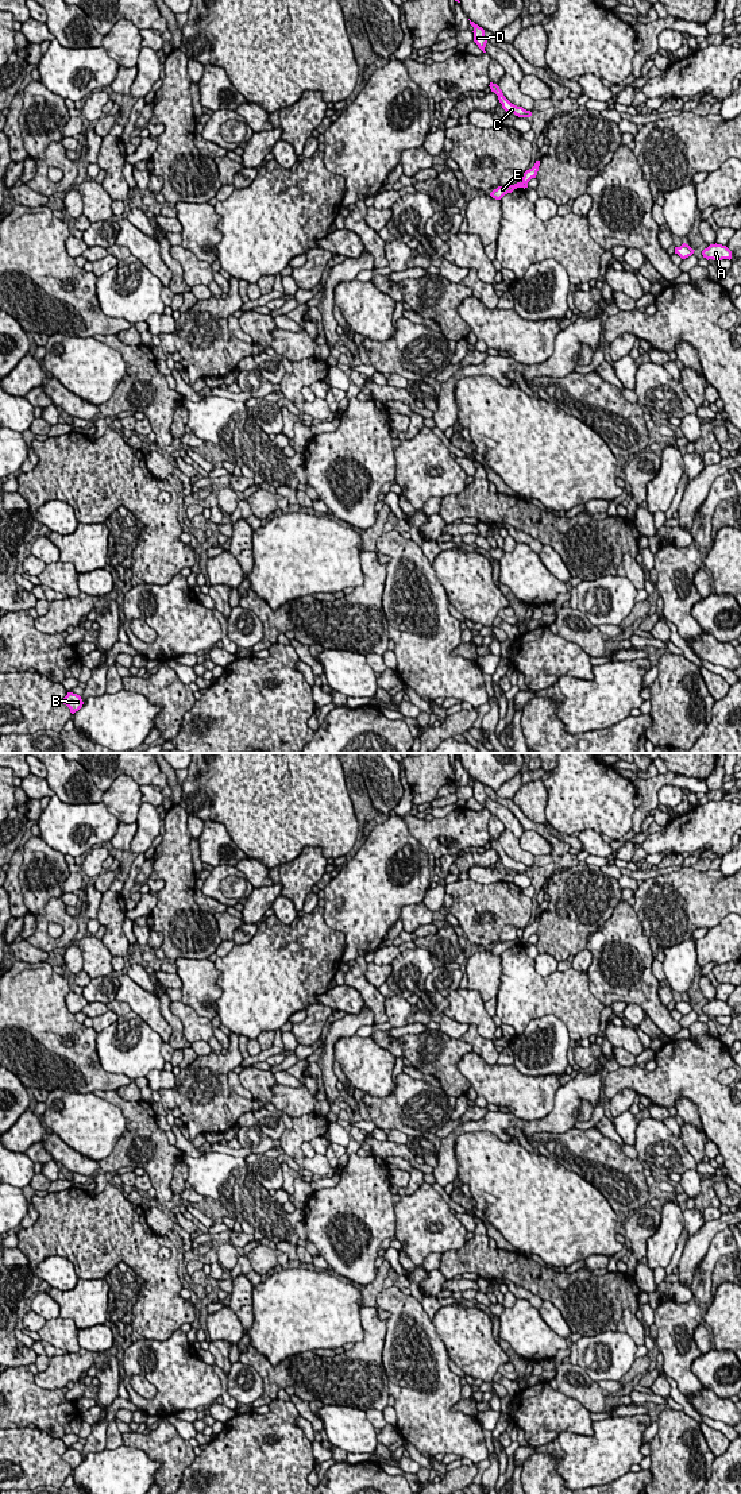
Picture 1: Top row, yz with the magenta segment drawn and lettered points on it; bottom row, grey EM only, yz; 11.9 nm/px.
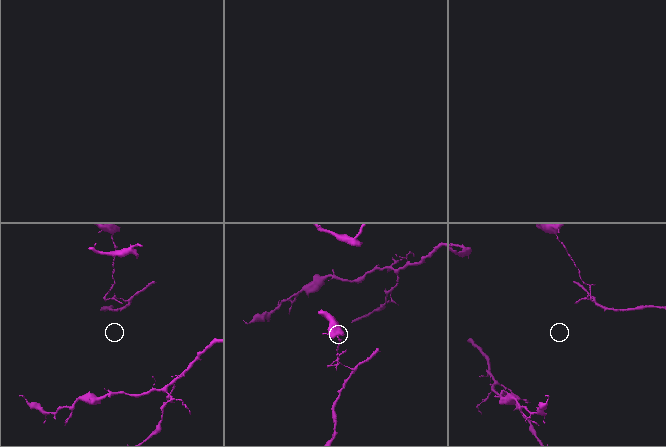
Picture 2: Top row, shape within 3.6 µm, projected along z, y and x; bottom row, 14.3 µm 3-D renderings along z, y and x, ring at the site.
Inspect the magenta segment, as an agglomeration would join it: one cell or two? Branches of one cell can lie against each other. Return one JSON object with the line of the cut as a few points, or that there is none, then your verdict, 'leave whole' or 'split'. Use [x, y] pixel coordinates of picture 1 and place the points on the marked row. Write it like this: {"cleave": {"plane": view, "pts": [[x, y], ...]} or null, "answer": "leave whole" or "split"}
{"cleave": {"plane": "yz", "pts": [[520, 182], [523, 186]]}, "answer": "split"}

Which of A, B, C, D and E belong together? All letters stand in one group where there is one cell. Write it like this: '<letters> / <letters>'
A / B C D E

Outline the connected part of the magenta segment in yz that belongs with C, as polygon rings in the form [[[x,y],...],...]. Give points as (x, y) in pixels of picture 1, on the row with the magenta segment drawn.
[[[490,82],[490,89],[491,92],[494,92],[498,96],[499,103],[502,104],[502,108],[509,112],[509,113],[514,113],[518,117],[530,117],[532,112],[524,109],[522,107],[517,107],[514,104],[512,104],[502,93],[502,90],[499,89],[499,86],[497,84]]]

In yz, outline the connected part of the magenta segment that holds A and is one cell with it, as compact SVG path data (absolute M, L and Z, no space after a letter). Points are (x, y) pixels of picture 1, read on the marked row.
M710 244L707 248L702 251L703 258L713 260L732 259L732 251L722 244Z

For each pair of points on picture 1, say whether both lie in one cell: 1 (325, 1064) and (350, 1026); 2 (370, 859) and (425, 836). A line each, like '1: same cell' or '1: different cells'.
1: same cell
2: different cells

